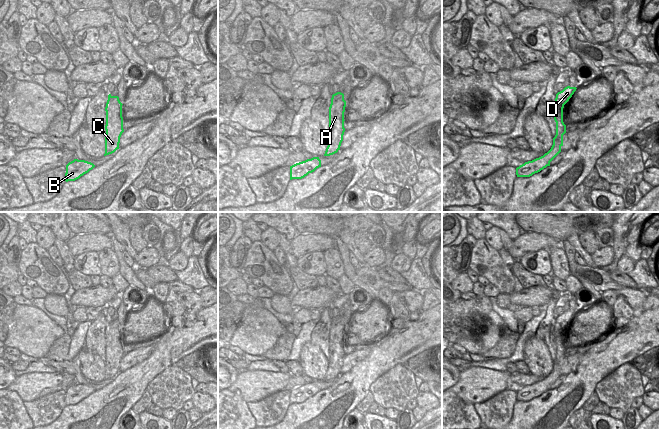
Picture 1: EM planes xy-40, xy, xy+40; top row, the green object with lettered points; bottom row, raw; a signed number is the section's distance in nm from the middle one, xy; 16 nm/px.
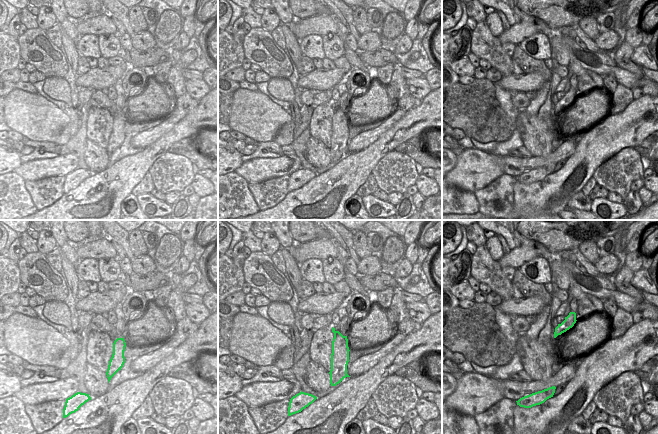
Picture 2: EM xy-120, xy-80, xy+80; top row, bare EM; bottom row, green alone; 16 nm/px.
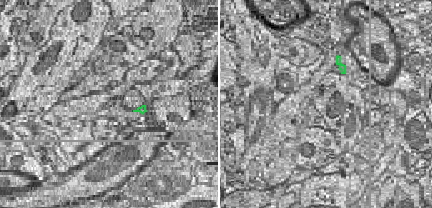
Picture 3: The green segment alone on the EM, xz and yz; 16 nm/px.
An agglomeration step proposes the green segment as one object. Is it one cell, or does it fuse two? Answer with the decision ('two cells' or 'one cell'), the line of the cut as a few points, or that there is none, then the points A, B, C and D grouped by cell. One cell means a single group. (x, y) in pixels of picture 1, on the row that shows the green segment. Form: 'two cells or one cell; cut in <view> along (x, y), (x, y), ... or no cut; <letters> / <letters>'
one cell; no cut; A B C D

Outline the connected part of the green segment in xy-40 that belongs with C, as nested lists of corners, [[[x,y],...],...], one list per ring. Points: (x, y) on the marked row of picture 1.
[[[108,95],[106,103],[106,137],[105,137],[105,154],[109,155],[119,149],[120,137],[124,132],[122,103],[118,96]]]

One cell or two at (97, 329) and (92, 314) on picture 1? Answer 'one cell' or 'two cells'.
two cells

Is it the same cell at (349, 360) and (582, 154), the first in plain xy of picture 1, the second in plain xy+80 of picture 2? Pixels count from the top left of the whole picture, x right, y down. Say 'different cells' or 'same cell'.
different cells

